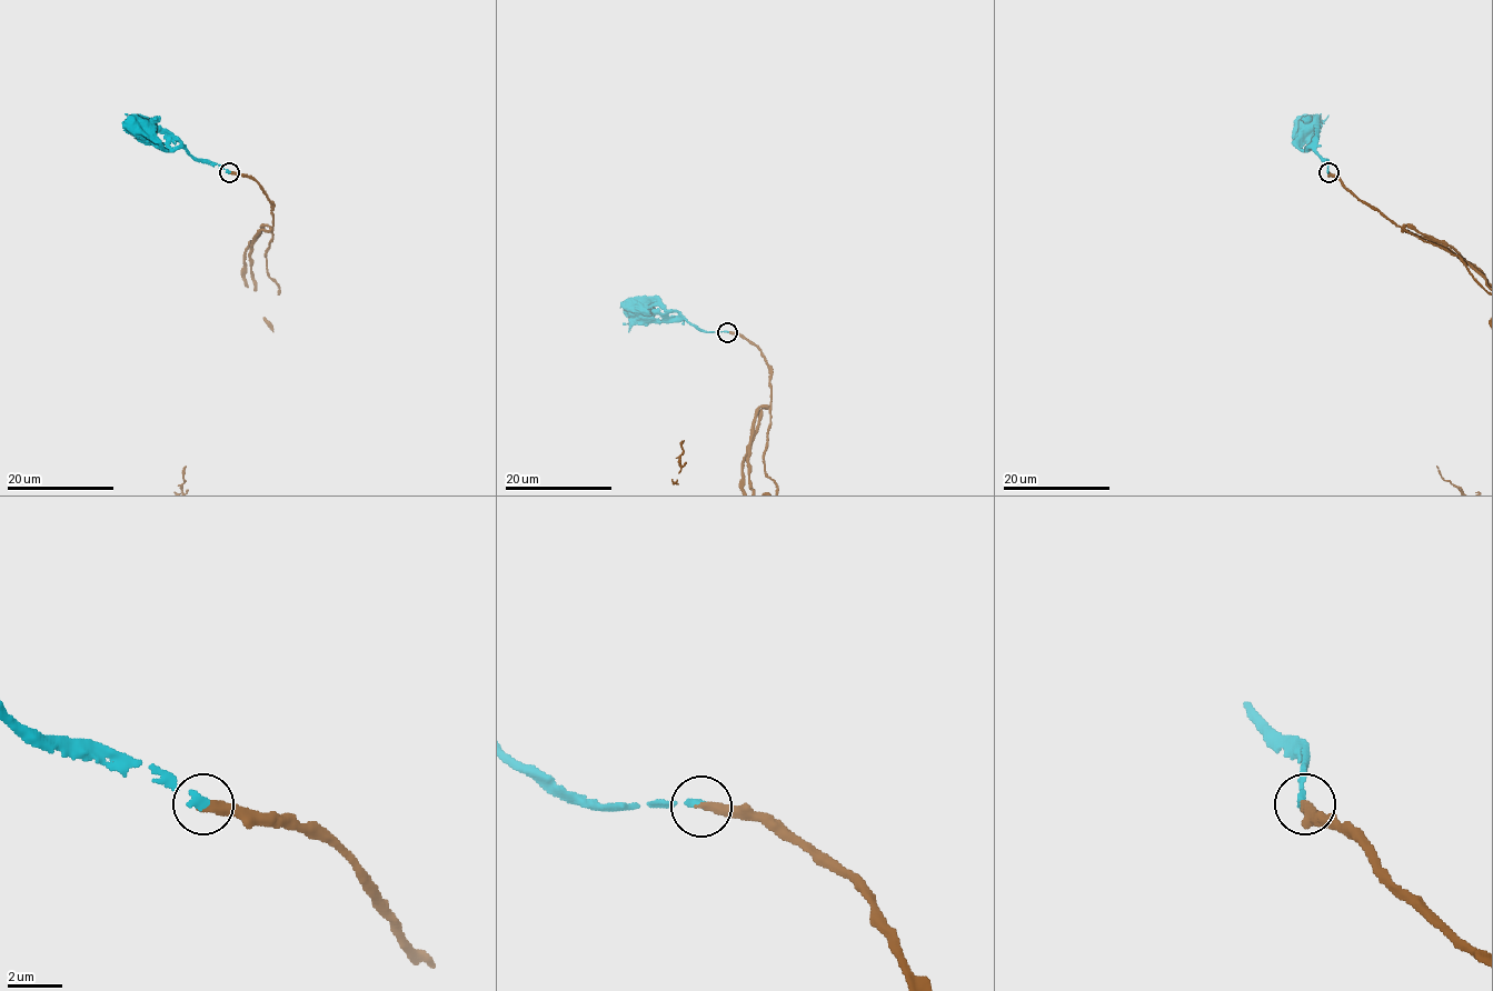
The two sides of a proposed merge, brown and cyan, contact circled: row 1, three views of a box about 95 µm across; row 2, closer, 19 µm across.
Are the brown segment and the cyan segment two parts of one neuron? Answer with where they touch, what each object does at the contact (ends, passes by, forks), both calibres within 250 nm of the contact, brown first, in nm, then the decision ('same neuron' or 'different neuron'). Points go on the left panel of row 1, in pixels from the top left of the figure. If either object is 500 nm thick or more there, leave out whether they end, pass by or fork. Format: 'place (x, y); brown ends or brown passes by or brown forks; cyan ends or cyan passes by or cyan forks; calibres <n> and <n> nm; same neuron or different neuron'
place (229, 172); brown ends; cyan ends; calibres 360 and 300 nm; same neuron

